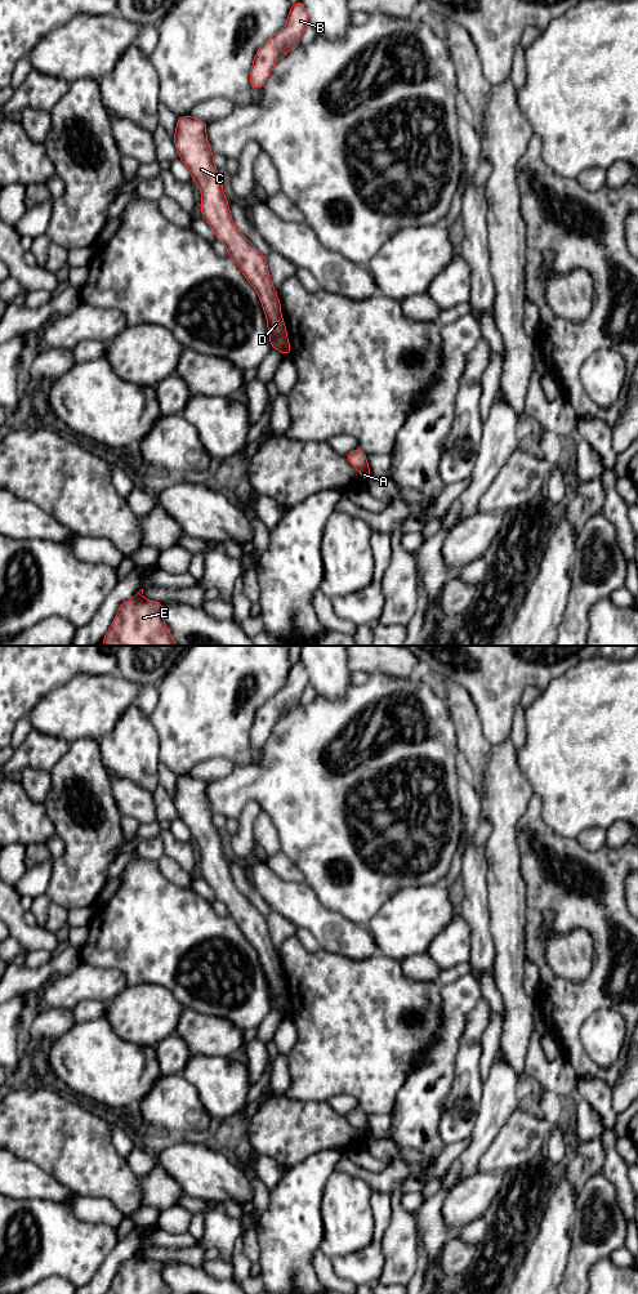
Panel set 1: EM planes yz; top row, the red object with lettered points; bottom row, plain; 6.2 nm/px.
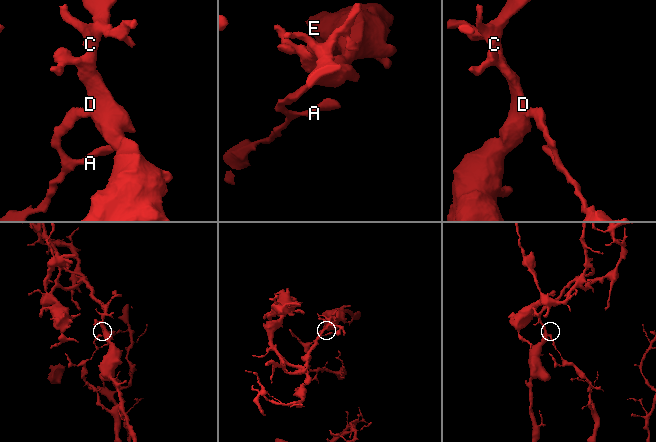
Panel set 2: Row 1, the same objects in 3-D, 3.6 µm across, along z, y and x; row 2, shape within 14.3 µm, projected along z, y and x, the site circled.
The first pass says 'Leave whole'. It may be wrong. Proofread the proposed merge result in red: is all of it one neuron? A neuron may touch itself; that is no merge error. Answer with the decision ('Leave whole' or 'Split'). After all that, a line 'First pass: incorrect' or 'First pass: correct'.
Split
First pass: incorrect

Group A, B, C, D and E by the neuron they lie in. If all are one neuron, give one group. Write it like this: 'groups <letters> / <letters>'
groups A / B C D E

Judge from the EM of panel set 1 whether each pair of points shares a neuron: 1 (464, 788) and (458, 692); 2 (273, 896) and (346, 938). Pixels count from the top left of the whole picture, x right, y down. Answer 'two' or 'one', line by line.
1: two
2: one

